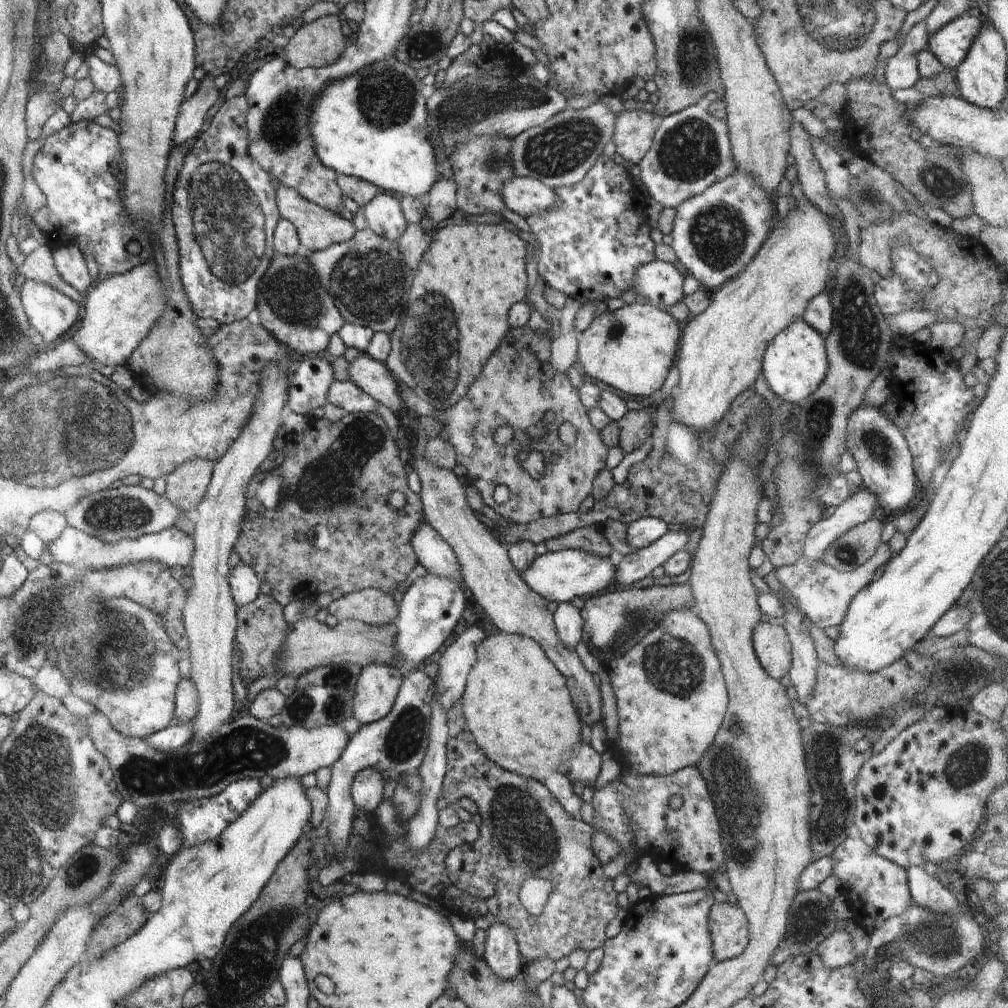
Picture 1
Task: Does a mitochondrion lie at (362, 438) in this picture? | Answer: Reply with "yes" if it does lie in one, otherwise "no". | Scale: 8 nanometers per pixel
yes

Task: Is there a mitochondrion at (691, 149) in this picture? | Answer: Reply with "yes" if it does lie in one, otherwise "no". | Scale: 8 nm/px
yes

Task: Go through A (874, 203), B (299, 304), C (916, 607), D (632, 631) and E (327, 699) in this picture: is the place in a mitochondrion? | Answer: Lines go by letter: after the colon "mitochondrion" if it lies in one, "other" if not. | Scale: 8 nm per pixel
A: mitochondrion
B: mitochondrion
C: other
D: mitochondrion
E: mitochondrion

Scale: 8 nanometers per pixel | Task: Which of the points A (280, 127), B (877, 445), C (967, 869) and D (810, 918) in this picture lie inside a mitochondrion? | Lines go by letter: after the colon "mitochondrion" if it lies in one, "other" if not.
A: mitochondrion
B: mitochondrion
C: other
D: mitochondrion

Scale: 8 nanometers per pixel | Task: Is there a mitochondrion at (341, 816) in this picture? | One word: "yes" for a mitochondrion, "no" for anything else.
no

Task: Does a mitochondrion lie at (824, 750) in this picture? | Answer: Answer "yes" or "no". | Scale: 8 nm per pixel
yes

